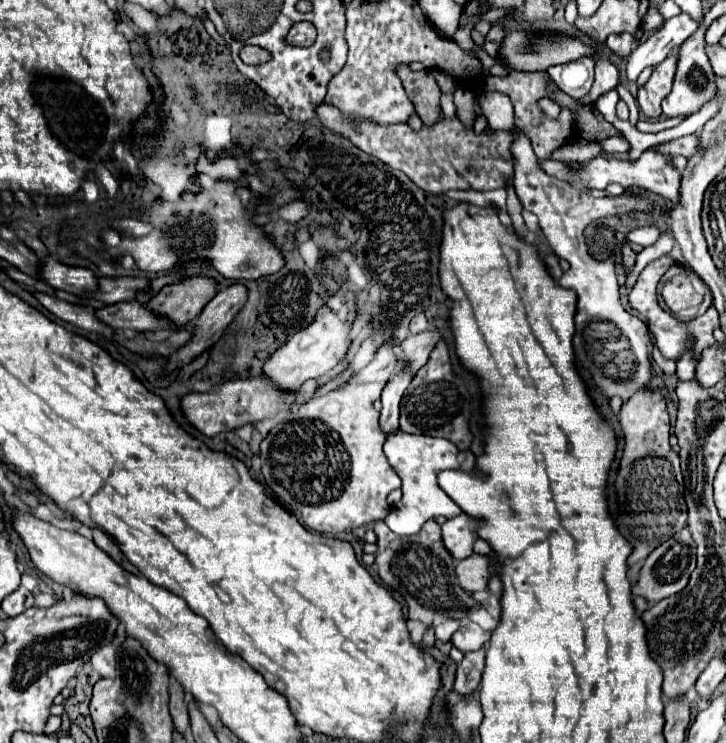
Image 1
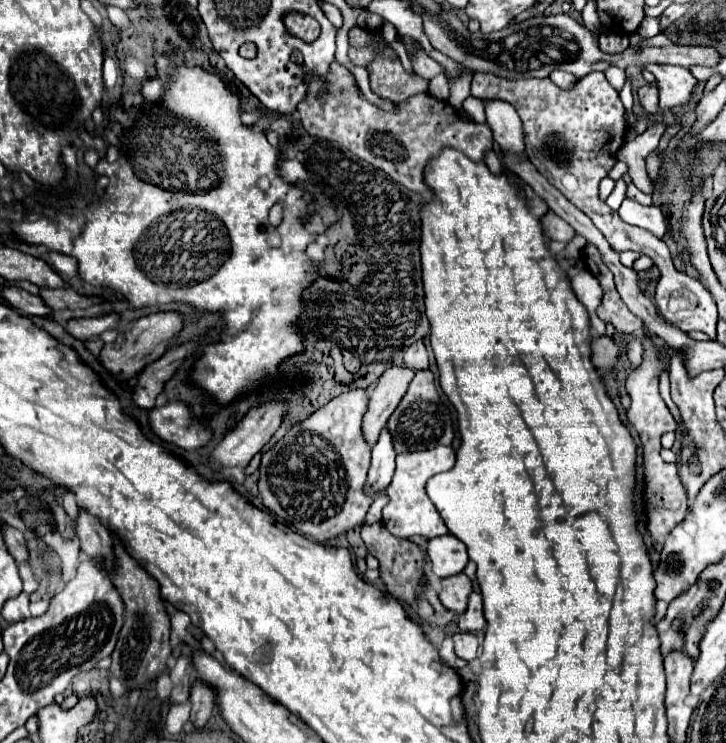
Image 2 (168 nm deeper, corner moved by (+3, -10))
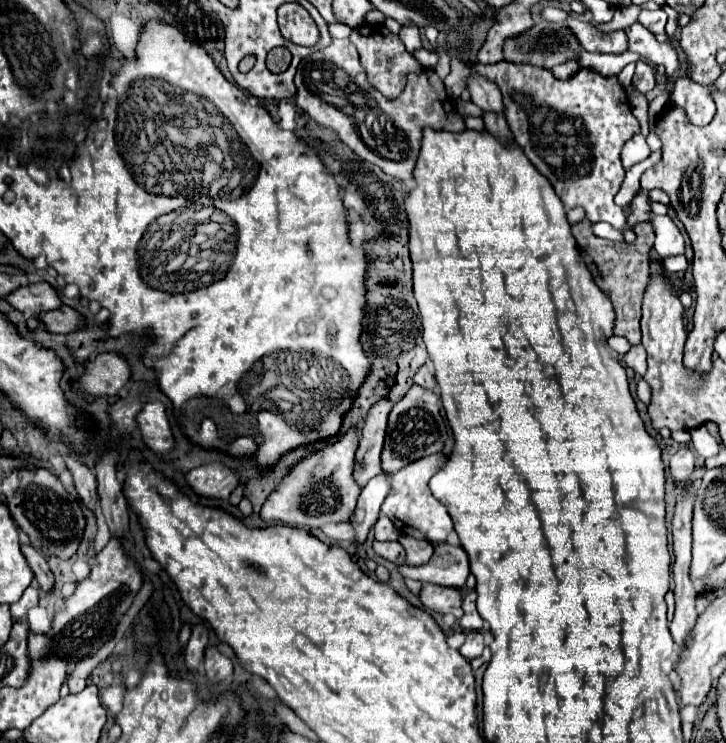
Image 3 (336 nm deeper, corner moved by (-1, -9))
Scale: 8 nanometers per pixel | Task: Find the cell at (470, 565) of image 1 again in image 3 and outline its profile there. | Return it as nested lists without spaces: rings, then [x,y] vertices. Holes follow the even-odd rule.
[[[424,583],[420,591],[420,601],[424,607],[438,613],[452,613],[456,619],[462,617],[462,595],[460,589],[448,589],[434,583]]]

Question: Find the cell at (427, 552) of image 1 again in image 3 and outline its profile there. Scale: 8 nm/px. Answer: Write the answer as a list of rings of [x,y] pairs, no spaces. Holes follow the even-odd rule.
[[[374,541],[374,551],[380,555],[380,557],[406,557],[406,551],[404,547],[398,543],[398,541]],[[400,553],[400,555],[398,555]]]

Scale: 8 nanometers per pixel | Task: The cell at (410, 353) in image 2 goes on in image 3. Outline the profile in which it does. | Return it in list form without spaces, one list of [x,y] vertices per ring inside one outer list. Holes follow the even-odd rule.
[[[428,365],[420,367],[420,371],[418,371],[418,373],[416,373],[416,377],[414,377],[414,383],[418,383],[418,385],[420,385],[420,387],[424,387],[424,389],[430,389],[430,391],[434,391],[434,389],[436,389],[434,373],[432,373],[432,369],[430,369]]]

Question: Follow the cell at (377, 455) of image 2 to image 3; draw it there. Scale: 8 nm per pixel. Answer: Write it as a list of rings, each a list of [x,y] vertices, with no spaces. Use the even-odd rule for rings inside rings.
[[[380,473],[376,475],[372,481],[368,481],[368,485],[362,489],[360,497],[358,497],[358,505],[350,517],[350,525],[354,527],[354,543],[364,543],[366,535],[370,531],[370,527],[376,523],[378,515],[380,515],[380,505],[386,499],[390,491],[390,477]]]

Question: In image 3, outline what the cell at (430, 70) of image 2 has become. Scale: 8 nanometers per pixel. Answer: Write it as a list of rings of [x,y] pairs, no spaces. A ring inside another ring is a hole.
[[[402,27],[402,29],[400,29],[400,39],[404,41],[404,45],[406,45],[406,49],[408,49],[410,53],[412,53],[414,49],[422,47],[418,27]]]

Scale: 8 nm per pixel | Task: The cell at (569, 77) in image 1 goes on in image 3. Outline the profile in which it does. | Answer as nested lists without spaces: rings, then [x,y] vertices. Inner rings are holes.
[[[570,61],[570,63],[564,63],[564,65],[556,65],[556,69],[550,69],[558,79],[568,79],[572,77],[576,71],[580,69],[580,65],[576,61]]]

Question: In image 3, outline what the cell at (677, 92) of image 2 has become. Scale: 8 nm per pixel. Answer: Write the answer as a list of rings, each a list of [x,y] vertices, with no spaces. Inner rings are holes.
[[[632,23],[626,29],[628,35],[628,51],[640,53],[650,63],[662,63],[666,67],[666,73],[674,73],[678,67],[676,51],[670,43],[658,43],[654,33],[650,33],[644,25]]]

